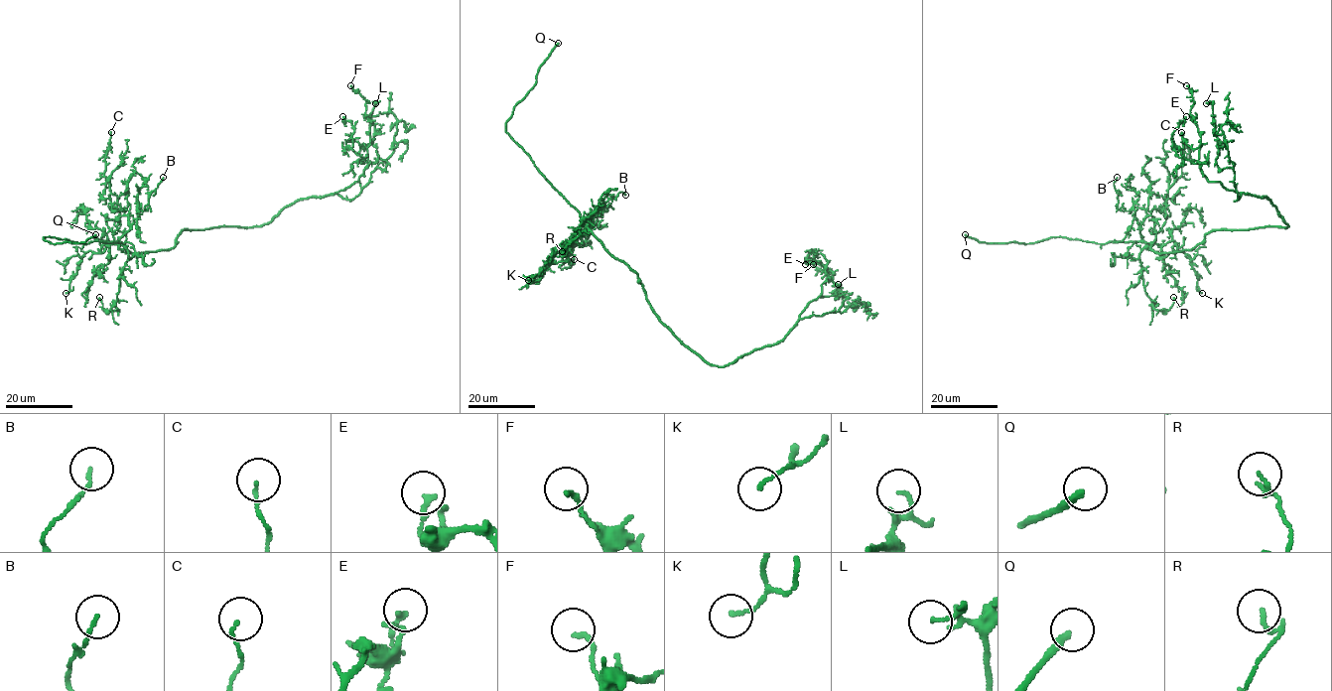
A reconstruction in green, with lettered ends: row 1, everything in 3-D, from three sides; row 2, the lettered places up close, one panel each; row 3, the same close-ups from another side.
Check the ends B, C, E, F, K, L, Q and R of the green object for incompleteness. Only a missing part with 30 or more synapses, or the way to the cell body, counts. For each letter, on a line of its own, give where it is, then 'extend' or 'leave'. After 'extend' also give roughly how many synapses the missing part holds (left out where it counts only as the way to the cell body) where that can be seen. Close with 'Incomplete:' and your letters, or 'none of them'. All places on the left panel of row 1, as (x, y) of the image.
B: (163, 177) | leave
C: (111, 132) | leave
E: (342, 116) | leave
F: (350, 85) | leave
K: (66, 293) | leave
L: (375, 103) | leave
Q: (95, 234) | extend
R: (99, 297) | leave
Incomplete: Q

